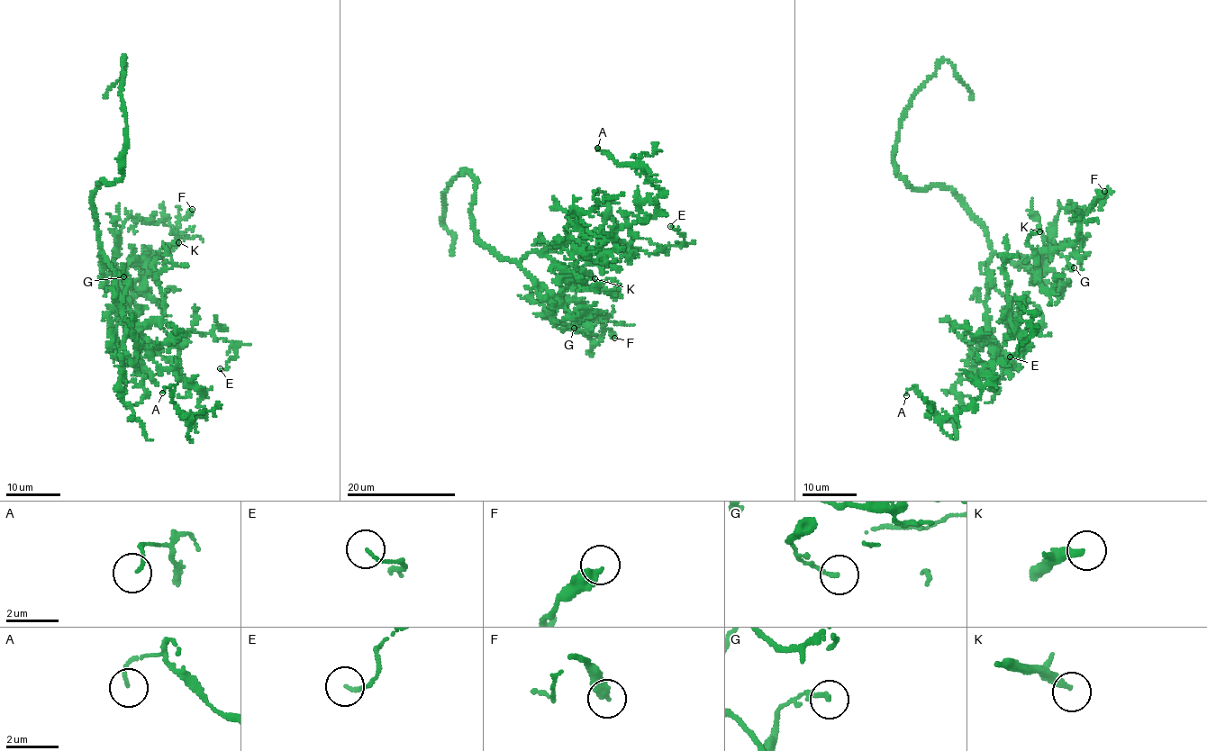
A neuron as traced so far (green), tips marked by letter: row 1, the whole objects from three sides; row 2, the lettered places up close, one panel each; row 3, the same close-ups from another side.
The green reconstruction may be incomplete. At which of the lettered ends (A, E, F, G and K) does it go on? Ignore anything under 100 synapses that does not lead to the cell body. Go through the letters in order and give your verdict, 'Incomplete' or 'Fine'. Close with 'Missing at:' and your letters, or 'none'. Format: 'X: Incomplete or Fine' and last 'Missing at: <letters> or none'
A: Fine
E: Fine
F: Fine
G: Fine
K: Fine
Missing at: none

